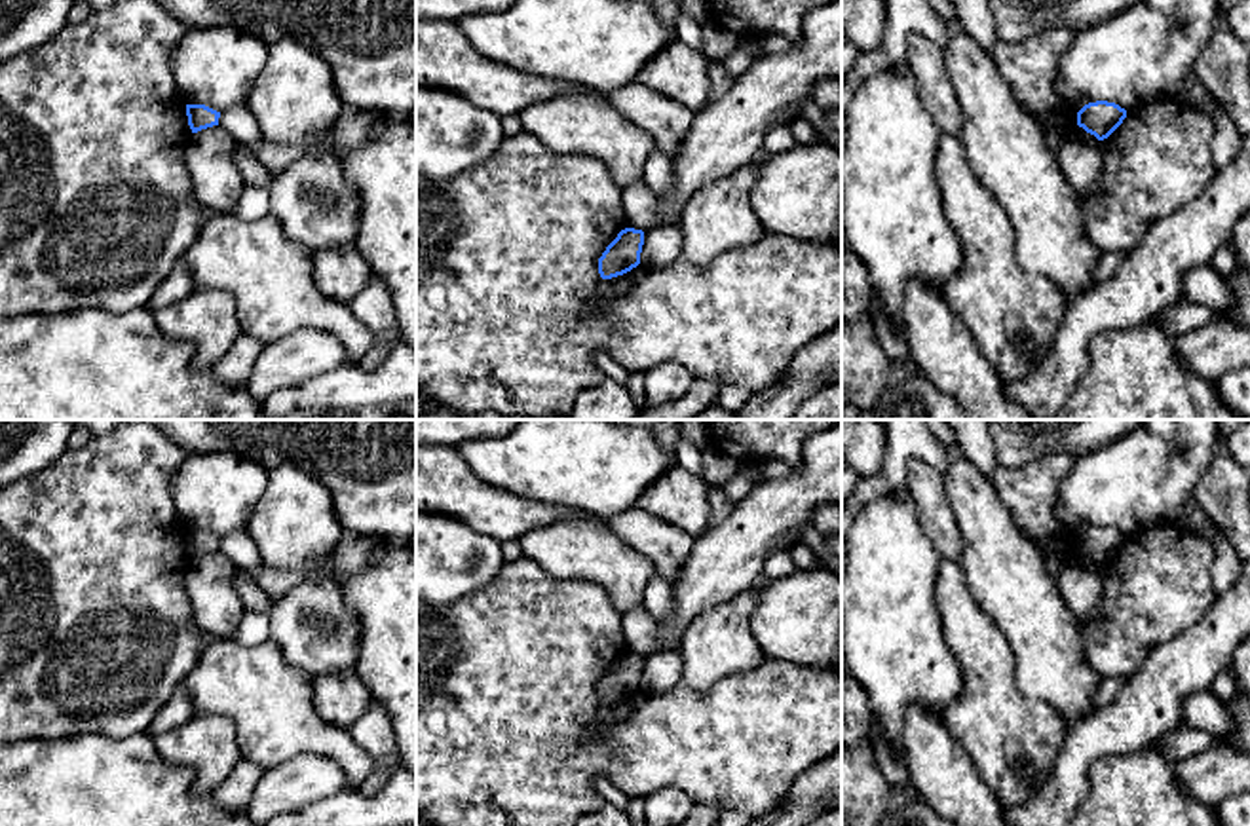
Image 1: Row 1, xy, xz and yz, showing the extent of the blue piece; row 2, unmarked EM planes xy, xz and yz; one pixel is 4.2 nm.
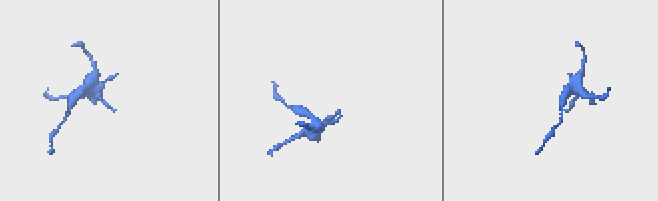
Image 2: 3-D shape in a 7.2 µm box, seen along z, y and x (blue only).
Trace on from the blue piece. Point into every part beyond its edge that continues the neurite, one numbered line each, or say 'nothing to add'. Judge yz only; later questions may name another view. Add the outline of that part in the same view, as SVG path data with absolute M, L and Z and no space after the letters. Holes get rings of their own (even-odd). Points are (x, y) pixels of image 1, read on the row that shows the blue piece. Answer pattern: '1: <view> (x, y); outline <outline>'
nothing to add

